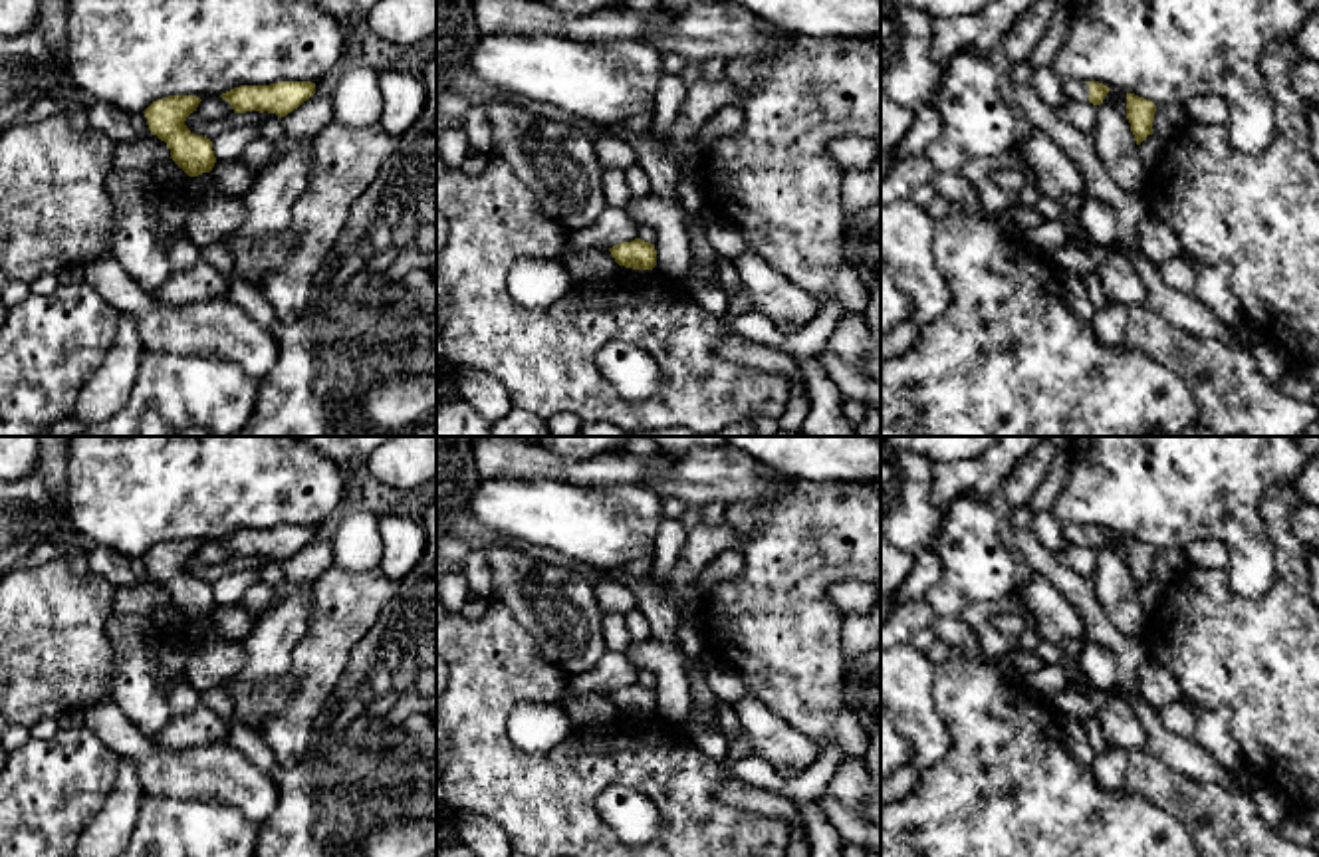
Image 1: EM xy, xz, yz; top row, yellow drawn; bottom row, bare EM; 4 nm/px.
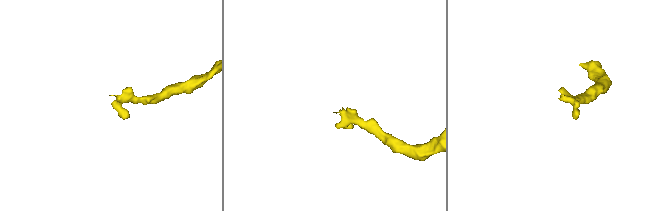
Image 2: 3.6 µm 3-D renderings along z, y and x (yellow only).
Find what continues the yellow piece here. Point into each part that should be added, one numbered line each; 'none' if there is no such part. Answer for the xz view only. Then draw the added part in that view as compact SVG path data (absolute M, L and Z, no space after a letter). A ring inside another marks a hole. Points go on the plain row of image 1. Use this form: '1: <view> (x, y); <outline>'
none

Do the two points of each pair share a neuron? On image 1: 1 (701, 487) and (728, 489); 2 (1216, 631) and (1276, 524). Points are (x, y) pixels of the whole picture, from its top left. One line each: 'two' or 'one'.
1: one
2: one

